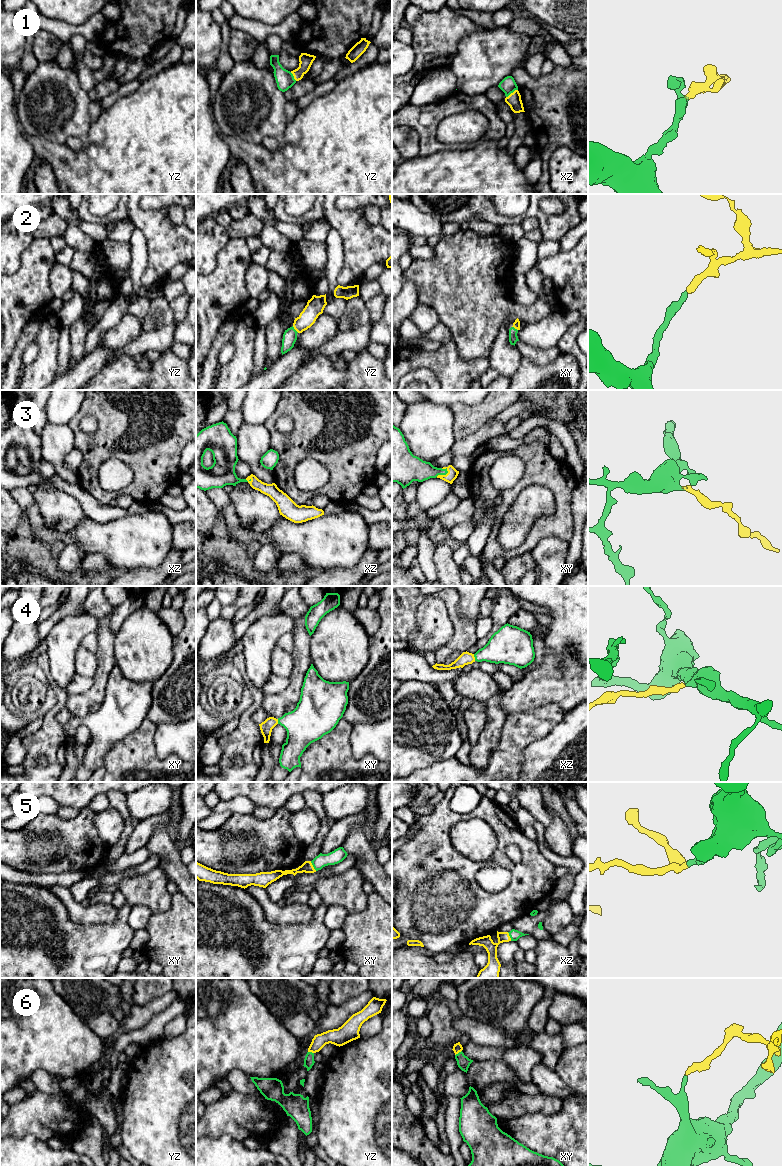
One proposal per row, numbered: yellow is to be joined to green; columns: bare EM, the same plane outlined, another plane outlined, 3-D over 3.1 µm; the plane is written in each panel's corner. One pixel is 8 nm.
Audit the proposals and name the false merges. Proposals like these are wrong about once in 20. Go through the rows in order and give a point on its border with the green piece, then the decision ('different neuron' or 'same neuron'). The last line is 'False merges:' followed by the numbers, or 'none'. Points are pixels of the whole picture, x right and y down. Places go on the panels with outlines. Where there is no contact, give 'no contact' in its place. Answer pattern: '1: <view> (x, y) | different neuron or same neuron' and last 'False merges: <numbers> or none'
1: xz (511, 92) | same neuron
2: yz (294, 329) | same neuron
3: xy (443, 474) | same neuron
4: xz (474, 656) | same neuron
5: xy (313, 866) | same neuron
6: xy (459, 1052) | same neuron
False merges: none

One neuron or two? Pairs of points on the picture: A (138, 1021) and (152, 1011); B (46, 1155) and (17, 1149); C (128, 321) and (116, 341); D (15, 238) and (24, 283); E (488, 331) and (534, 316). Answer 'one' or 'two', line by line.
A: one
B: one
C: one
D: two
E: one

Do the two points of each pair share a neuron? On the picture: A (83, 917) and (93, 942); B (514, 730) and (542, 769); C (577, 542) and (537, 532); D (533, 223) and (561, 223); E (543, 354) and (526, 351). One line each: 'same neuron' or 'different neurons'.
A: different neurons
B: different neurons
C: different neurons
D: different neurons
E: same neuron

